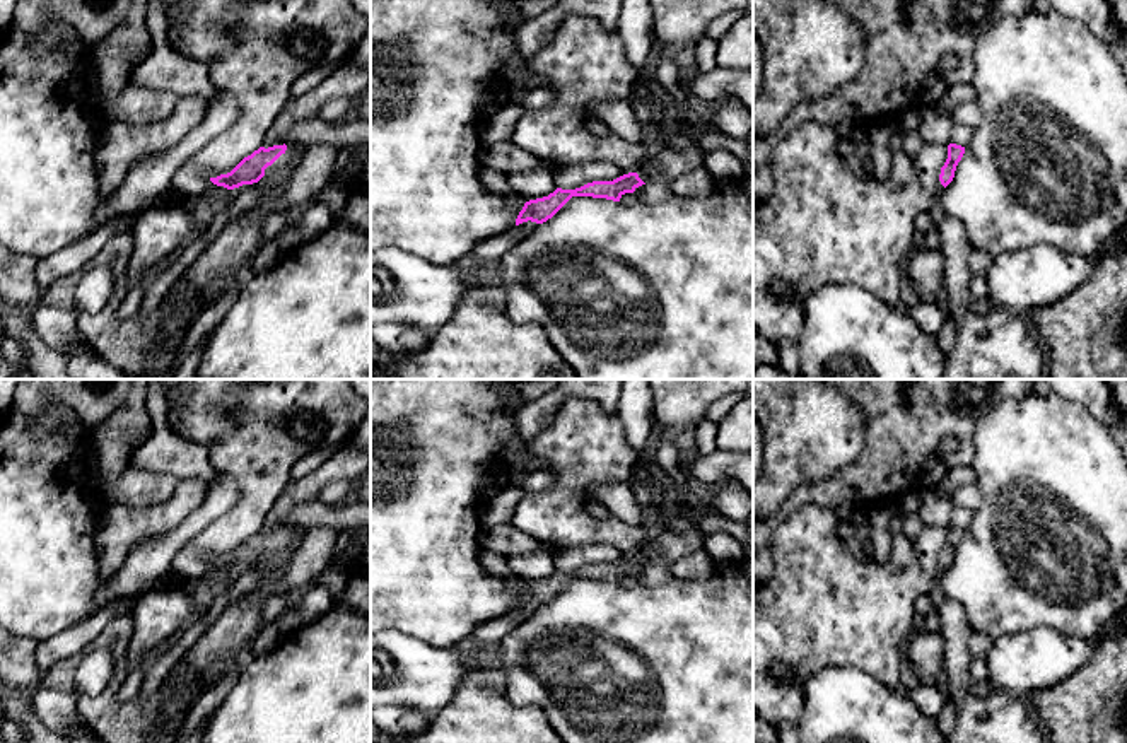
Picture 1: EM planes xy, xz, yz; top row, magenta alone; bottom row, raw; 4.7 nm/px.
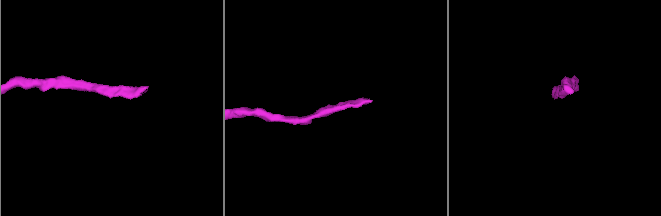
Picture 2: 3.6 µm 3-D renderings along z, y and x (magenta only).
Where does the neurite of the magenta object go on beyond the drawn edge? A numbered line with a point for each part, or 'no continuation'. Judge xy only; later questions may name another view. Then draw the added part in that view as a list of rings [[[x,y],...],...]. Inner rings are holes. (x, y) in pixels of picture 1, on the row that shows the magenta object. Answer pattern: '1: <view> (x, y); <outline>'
1: xy (239, 239); [[[287,145],[287,150],[265,169],[258,184],[265,184],[263,198],[241,217],[229,220],[212,244],[176,282],[174,289],[159,306],[161,331],[172,338],[184,325],[196,306],[205,304],[205,295],[225,282],[237,270],[248,266],[263,244],[261,227],[277,210],[292,171],[299,166],[306,147]],[[188,287],[195,299],[184,302],[178,292]]]

